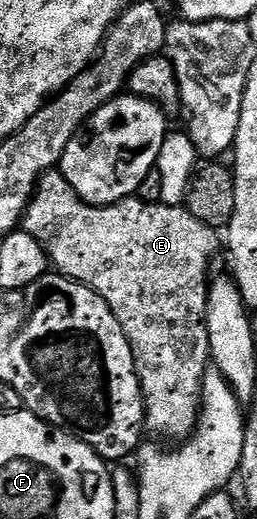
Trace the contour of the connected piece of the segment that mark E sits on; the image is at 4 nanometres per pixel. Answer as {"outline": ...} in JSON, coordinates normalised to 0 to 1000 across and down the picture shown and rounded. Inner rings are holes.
{"outline":[[[198,326],[148,347],[148,356],[132,364],[132,378],[121,380],[113,395],[101,399],[101,412],[86,416],[78,432],[82,443],[101,445],[179,484],[183,501],[218,513],[222,528],[257,532],[261,538],[292,538],[300,545],[319,545],[335,553],[358,555],[370,565],[416,584],[467,626],[482,634],[482,649],[498,649],[514,688],[529,703],[537,732],[553,744],[553,771],[568,782],[568,830],[619,848],[693,846],[677,850],[720,850],[755,832],[755,823],[770,815],[770,794],[786,788],[786,730],[798,726],[809,709],[821,705],[817,659],[809,657],[809,634],[802,632],[802,565],[809,547],[821,543],[817,505],[833,499],[848,476],[856,484],[856,453],[837,439],[817,437],[794,426],[747,418],[747,410],[728,407],[720,397],[654,399],[626,387],[564,391],[541,380],[471,383],[463,391],[428,391],[416,399],[377,399],[354,391],[335,391],[265,356],[265,349],[245,341],[237,328]]]}

